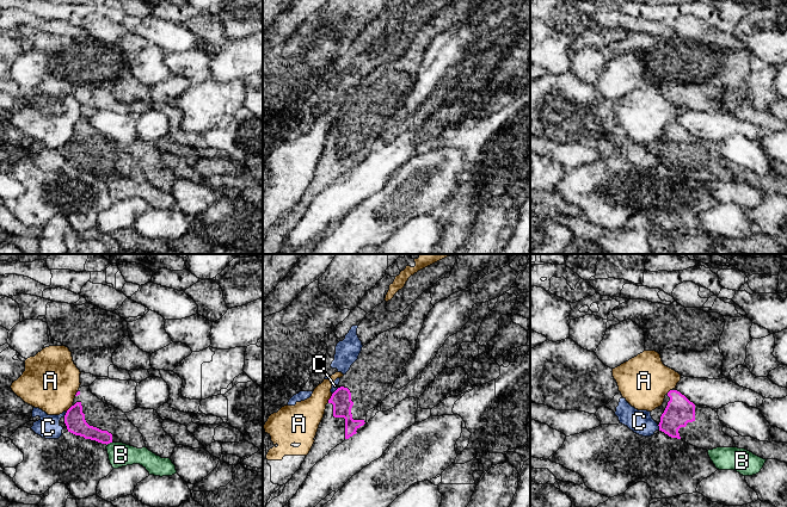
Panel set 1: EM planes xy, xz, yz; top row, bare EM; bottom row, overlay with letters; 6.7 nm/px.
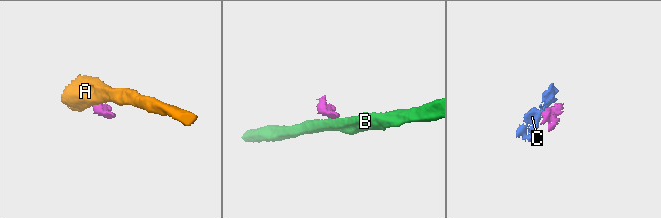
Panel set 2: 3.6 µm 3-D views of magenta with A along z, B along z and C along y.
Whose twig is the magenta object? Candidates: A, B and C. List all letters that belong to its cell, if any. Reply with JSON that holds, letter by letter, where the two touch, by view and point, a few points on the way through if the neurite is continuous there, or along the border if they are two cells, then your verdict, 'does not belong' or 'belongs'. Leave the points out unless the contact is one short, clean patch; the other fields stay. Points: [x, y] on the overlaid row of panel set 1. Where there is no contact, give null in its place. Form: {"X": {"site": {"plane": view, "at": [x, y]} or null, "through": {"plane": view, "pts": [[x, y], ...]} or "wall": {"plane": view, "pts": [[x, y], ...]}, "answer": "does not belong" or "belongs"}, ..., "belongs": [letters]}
{"A": {"site": {"plane": "xz", "at": [330, 399]}, "wall": {"plane": "xz", "pts": [[332, 394], [327, 402]]}, "answer": "does not belong"}, "B": {"site": {"plane": "xy", "at": [109, 443]}, "wall": {"plane": "xy", "pts": [[111, 441], [106, 444]]}, "answer": "does not belong"}, "C": {"site": {"plane": "xy", "at": [66, 414]}, "wall": {"plane": "xy", "pts": [[67, 412], [63, 416]]}, "answer": "does not belong"}, "belongs": []}

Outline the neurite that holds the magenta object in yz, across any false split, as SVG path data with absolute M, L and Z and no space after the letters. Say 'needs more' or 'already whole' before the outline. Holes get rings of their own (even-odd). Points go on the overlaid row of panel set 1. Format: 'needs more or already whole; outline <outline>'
needs more; outline M670 390L660 407L651 412L659 431L703 450L736 447L723 432L724 425L712 408L700 408L677 390Z

